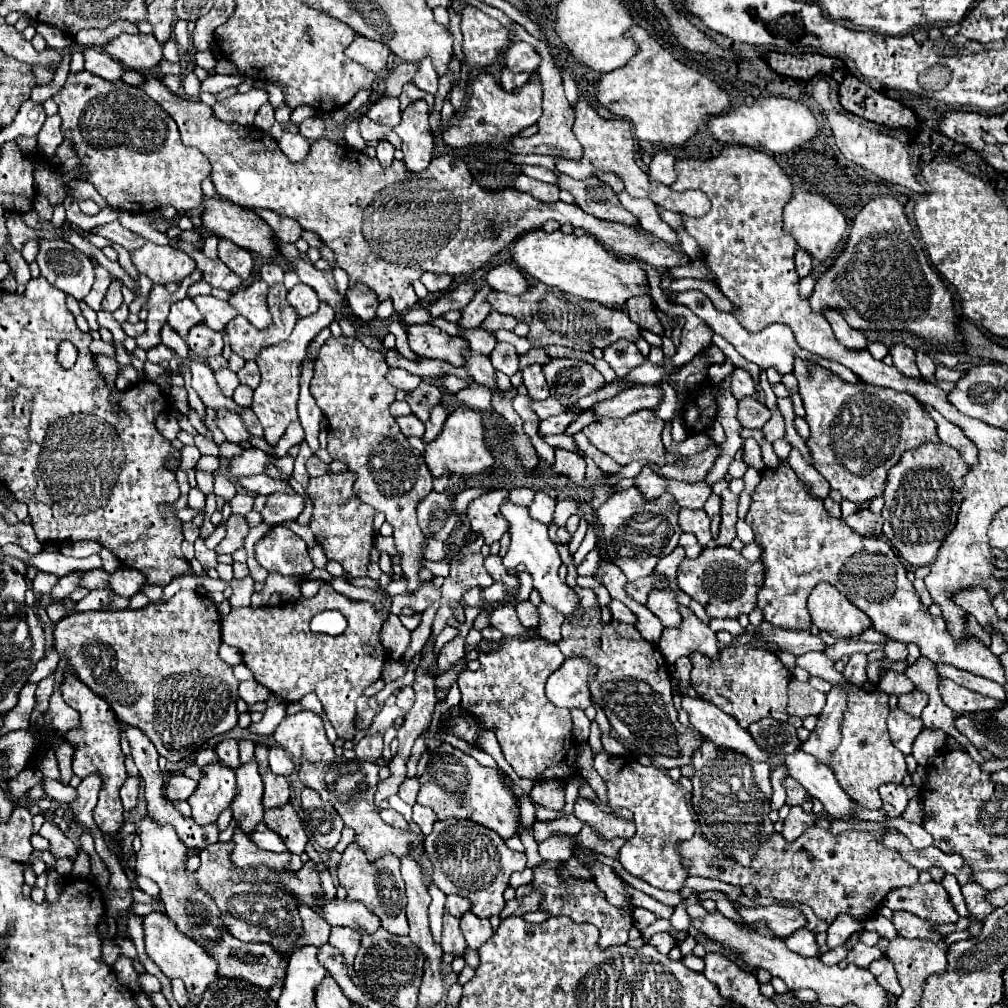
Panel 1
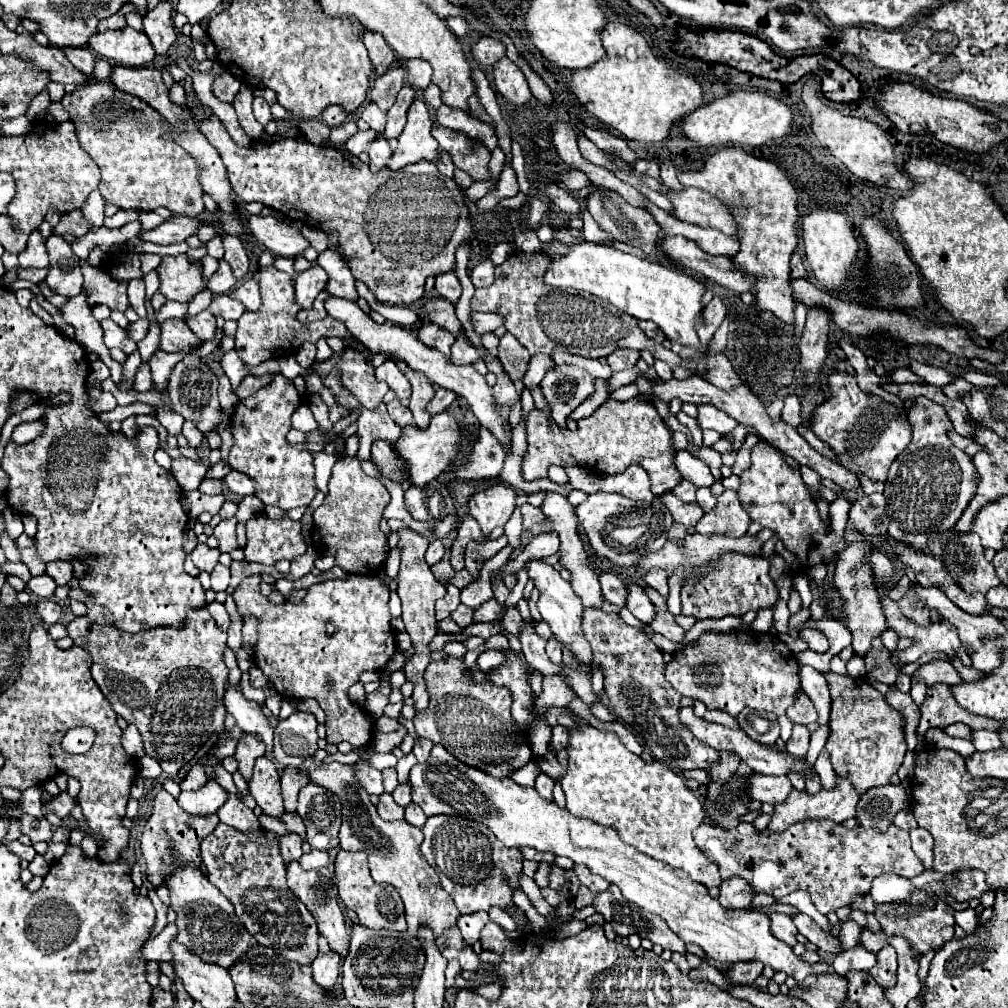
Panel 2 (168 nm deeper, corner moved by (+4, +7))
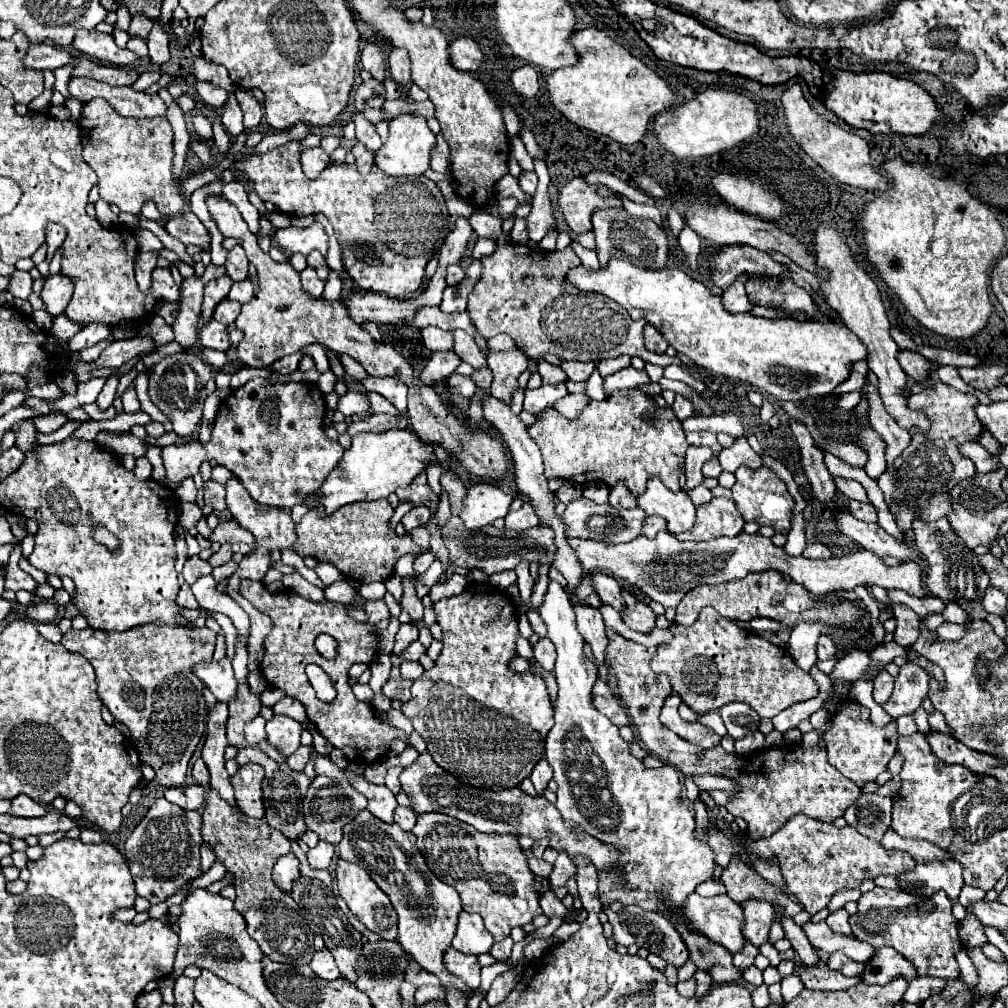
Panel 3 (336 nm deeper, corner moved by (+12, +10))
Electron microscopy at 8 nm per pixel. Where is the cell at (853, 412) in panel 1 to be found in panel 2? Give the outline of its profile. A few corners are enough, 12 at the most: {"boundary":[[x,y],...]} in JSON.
{"boundary":[[852,374],[832,396],[812,432],[834,442],[852,474],[884,482],[910,444],[906,414],[868,398]]}

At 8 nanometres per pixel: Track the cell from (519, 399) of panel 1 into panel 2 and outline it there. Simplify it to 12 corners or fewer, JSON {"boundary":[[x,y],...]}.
{"boundary":[[644,398],[608,400],[574,432],[536,408],[524,480],[550,466],[682,482],[672,430]]}

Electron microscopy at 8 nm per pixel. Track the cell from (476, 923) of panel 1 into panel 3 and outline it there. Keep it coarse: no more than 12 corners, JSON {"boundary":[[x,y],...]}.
{"boundary":[[462,911],[452,947],[488,953],[494,939],[482,917]]}

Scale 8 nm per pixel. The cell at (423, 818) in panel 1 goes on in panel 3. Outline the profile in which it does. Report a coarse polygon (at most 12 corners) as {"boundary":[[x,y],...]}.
{"boundary":[[396,807],[394,823],[404,831],[416,825],[416,813],[412,807]]}

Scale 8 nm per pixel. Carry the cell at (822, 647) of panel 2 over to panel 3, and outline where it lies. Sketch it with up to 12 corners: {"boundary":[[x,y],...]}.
{"boundary":[[820,635],[816,655],[820,661],[836,655],[830,637]]}

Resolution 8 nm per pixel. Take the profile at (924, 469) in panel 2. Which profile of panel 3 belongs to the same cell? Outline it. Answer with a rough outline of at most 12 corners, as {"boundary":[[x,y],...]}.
{"boundary":[[938,379],[908,407],[926,433],[878,479],[902,533],[952,511],[950,489],[974,477],[958,443],[984,429],[978,399]]}

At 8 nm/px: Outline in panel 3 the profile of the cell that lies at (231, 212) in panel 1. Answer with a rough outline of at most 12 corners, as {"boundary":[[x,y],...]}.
{"boundary":[[320,223],[306,229],[280,227],[272,239],[288,257],[328,251]]}

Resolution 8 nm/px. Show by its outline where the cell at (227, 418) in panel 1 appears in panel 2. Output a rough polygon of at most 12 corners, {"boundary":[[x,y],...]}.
{"boundary":[[198,356],[176,364],[172,410],[206,434],[222,418],[218,378]]}

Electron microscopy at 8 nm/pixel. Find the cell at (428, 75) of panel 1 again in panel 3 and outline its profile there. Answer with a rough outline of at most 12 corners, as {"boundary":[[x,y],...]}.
{"boundary":[[404,49],[388,55],[390,75],[398,85],[408,85],[410,57]]}

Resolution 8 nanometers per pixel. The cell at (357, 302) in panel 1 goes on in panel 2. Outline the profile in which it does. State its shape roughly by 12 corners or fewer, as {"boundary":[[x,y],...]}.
{"boundary":[[326,248],[318,260],[334,296],[358,300],[346,262]]}

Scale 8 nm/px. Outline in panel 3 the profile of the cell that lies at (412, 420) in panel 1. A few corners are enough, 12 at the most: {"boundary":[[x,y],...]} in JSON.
{"boundary":[[368,393],[370,407],[376,413],[400,415],[382,395]]}

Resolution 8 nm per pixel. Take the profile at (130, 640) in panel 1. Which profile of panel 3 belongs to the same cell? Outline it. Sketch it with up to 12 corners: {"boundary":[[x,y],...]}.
{"boundary":[[86,627],[96,671],[154,781],[176,787],[204,733],[208,627]]}

